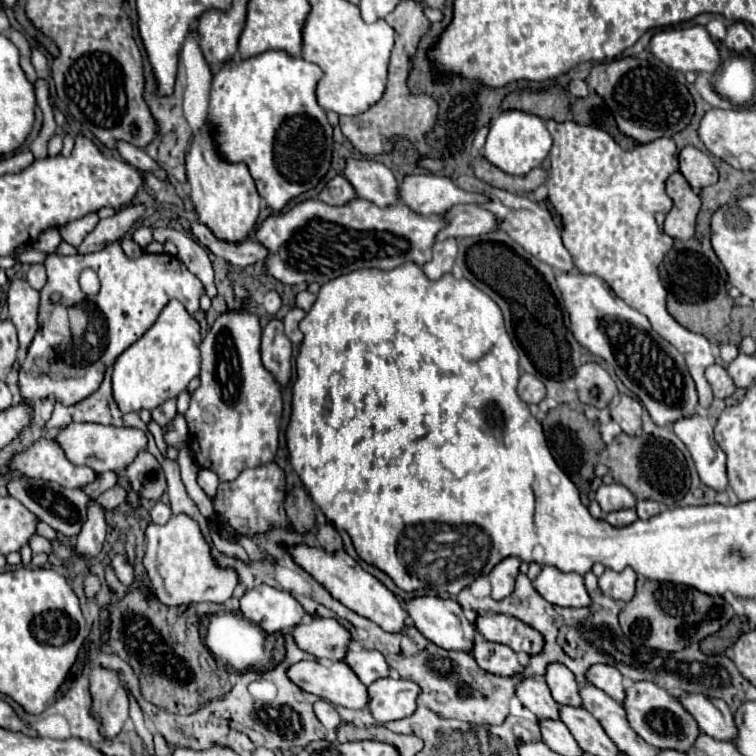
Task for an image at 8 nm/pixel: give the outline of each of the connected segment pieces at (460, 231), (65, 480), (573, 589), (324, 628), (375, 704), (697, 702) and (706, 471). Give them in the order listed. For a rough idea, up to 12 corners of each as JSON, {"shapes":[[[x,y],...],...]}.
{"shapes":[[[478,205],[450,211],[448,237],[476,237],[498,229],[498,217]],[[56,439],[14,453],[8,469],[22,477],[80,489],[96,479],[70,463]],[[544,565],[534,589],[558,607],[588,607],[584,577]],[[314,617],[294,641],[318,659],[342,661],[352,637],[336,619]],[[378,679],[370,711],[380,723],[410,717],[420,687],[406,679]],[[704,695],[680,703],[700,729],[718,741],[734,743],[738,727],[728,705]],[[680,419],[674,433],[690,451],[700,481],[728,489],[726,453],[712,421]]]}

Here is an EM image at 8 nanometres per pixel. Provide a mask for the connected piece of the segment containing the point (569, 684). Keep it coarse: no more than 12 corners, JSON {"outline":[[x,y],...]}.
{"outline":[[560,663],[546,671],[546,683],[560,705],[582,707],[578,681]]}

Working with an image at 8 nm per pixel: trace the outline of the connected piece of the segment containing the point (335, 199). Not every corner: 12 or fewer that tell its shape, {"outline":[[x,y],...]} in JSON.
{"outline":[[336,175],[320,193],[328,205],[346,205],[356,191],[344,175]]}

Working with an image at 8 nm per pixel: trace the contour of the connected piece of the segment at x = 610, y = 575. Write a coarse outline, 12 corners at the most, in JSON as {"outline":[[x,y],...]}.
{"outline":[[626,567],[600,575],[600,591],[612,599],[634,597],[636,573]]}

